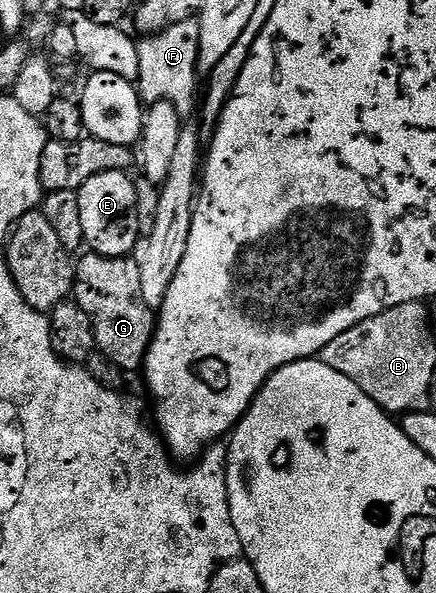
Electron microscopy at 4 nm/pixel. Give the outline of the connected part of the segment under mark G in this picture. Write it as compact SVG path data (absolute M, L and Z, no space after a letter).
M93 252L83 253L82 256L76 262L72 298L92 320L97 353L108 356L108 360L120 364L124 371L141 371L150 342L154 339L156 314L148 308L148 304L144 304L140 268L130 256L109 258Z

